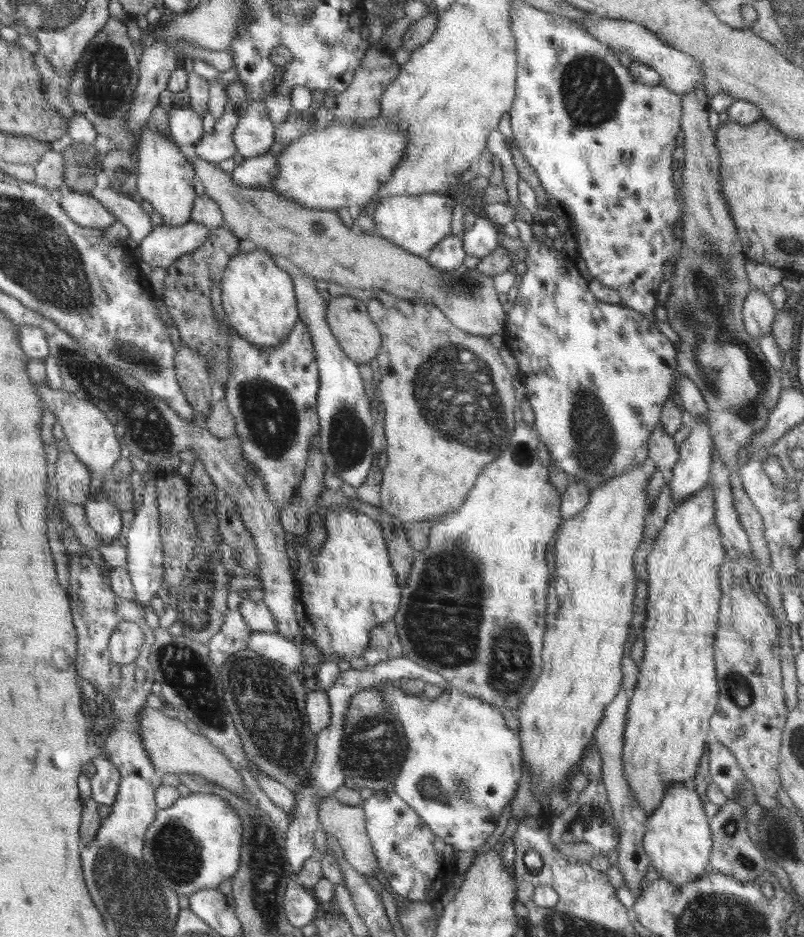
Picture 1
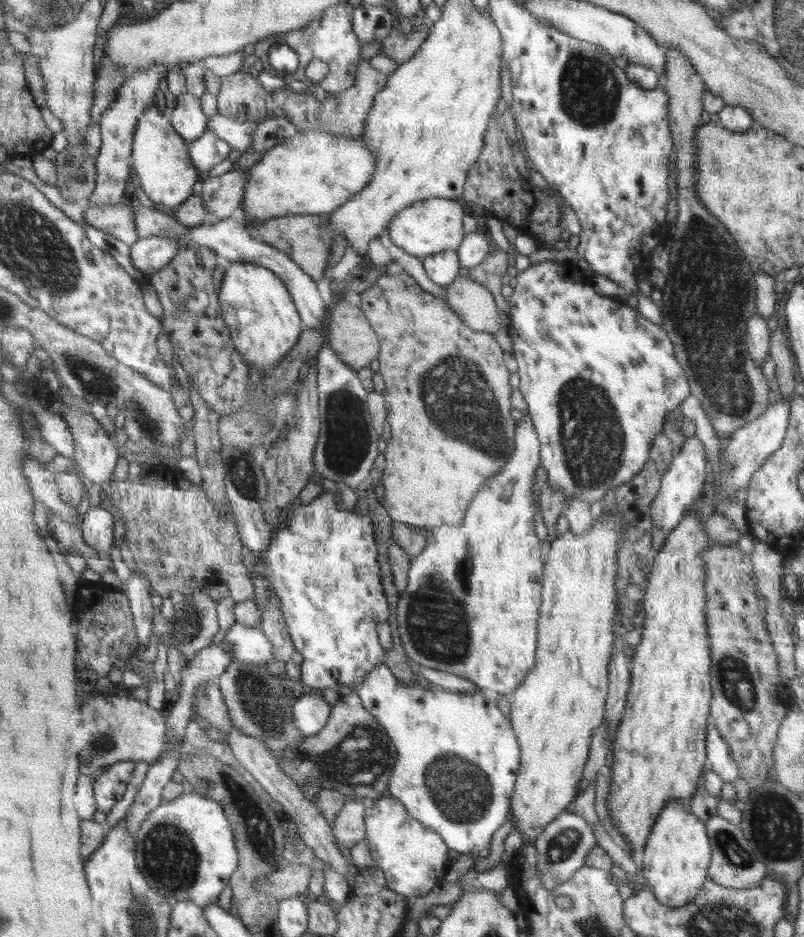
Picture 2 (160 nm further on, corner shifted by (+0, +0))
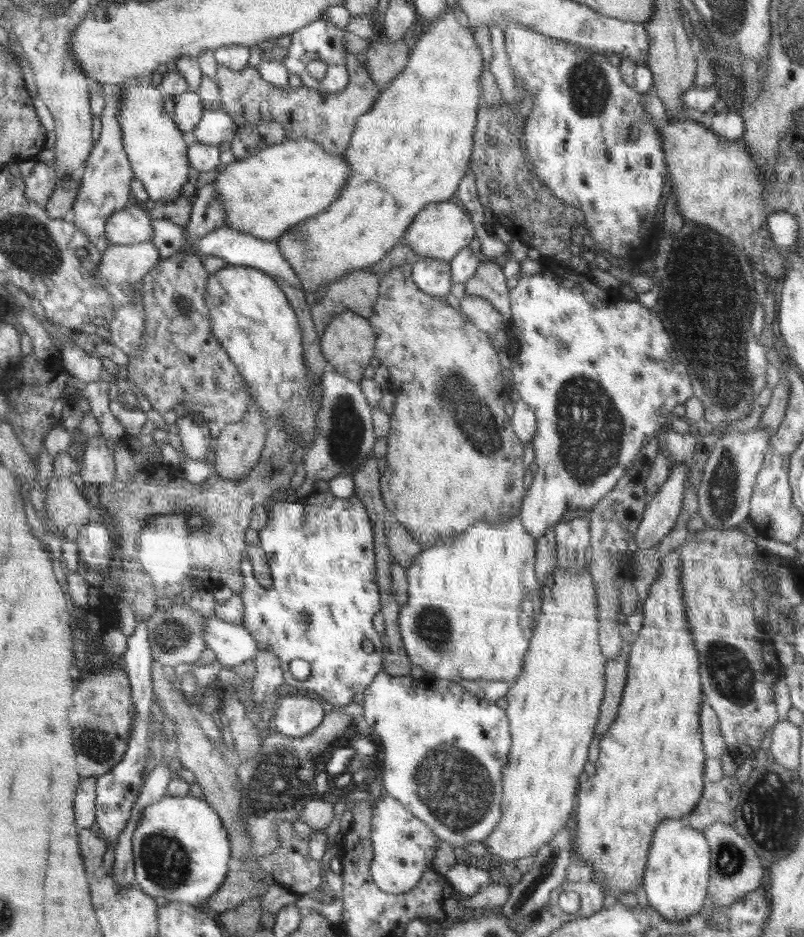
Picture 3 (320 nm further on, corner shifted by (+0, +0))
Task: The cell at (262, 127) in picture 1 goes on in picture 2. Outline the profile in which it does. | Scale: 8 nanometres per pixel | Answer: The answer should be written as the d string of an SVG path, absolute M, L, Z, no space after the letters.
M219 113L212 116L208 120L207 129L214 132L214 135L220 139L226 140L230 147L243 154L250 148L252 142L252 134L256 132L256 128L260 126L261 122L252 122L252 120L234 119L231 117L223 117Z

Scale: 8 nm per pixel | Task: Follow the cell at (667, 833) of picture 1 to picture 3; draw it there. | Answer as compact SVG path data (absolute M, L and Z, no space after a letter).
M667 818L657 827L644 871L644 892L649 906L666 920L686 920L707 902L711 850L705 834L686 823L686 819Z

